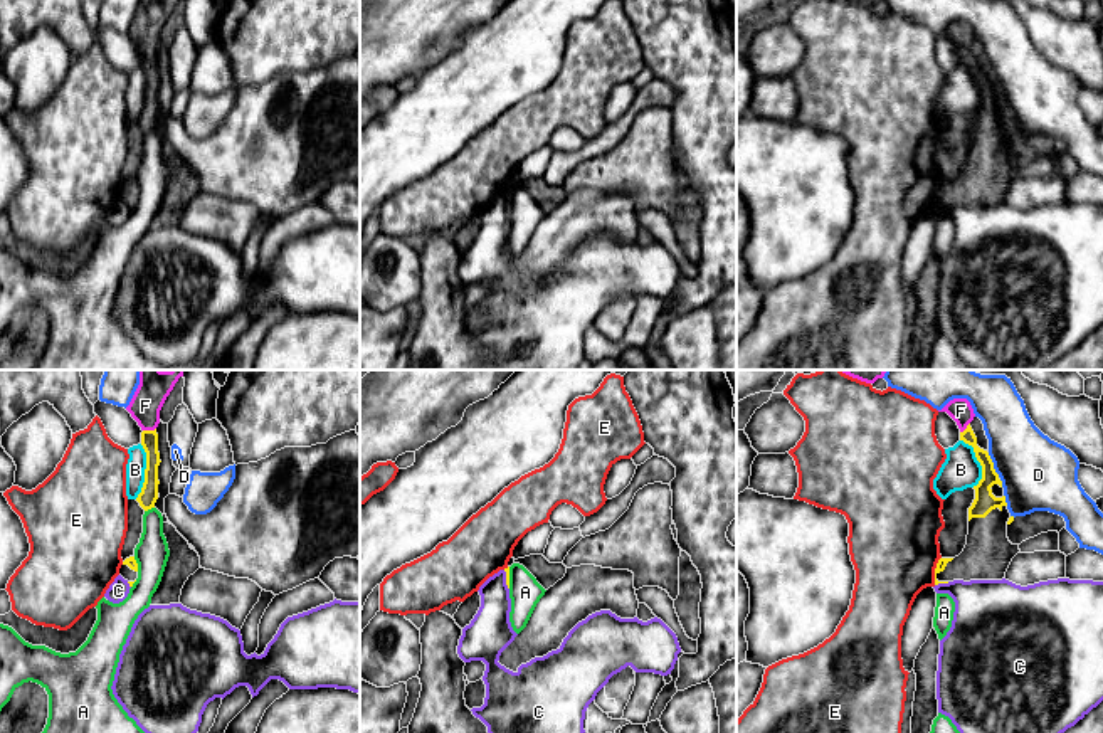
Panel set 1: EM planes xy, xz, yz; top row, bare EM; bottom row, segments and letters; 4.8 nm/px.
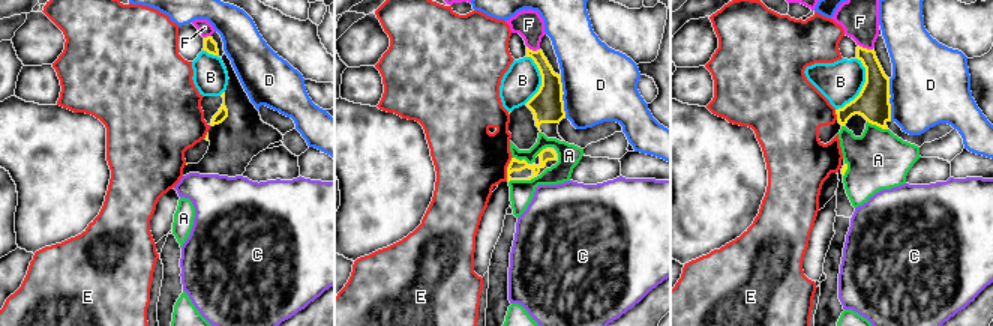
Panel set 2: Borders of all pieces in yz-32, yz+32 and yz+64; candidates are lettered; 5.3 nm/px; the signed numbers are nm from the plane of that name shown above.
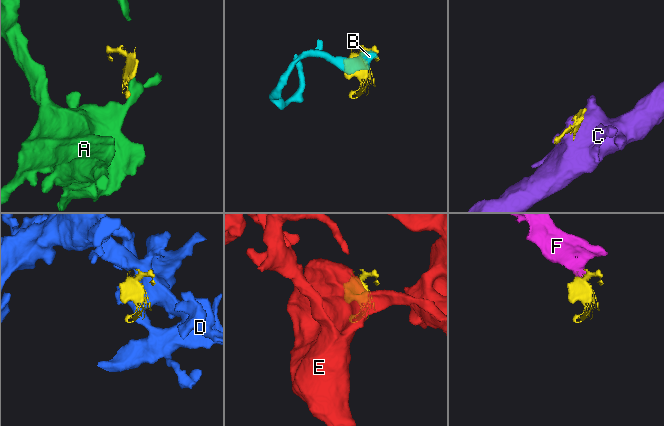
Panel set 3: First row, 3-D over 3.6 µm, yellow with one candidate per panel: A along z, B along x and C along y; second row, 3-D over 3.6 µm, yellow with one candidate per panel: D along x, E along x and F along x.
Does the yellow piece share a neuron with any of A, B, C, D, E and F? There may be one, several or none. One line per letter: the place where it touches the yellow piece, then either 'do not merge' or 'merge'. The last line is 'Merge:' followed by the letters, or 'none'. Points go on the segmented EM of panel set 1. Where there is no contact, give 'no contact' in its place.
A: xy (148, 508) | do not merge
B: xy (145, 471) | do not merge
C: yz (942, 582) | do not merge
D: yz (992, 464) | do not merge
E: yz (935, 570) | do not merge
F: xy (148, 431) | merge
Merge: F

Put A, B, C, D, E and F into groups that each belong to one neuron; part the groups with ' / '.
A / B / C / D / E / F

